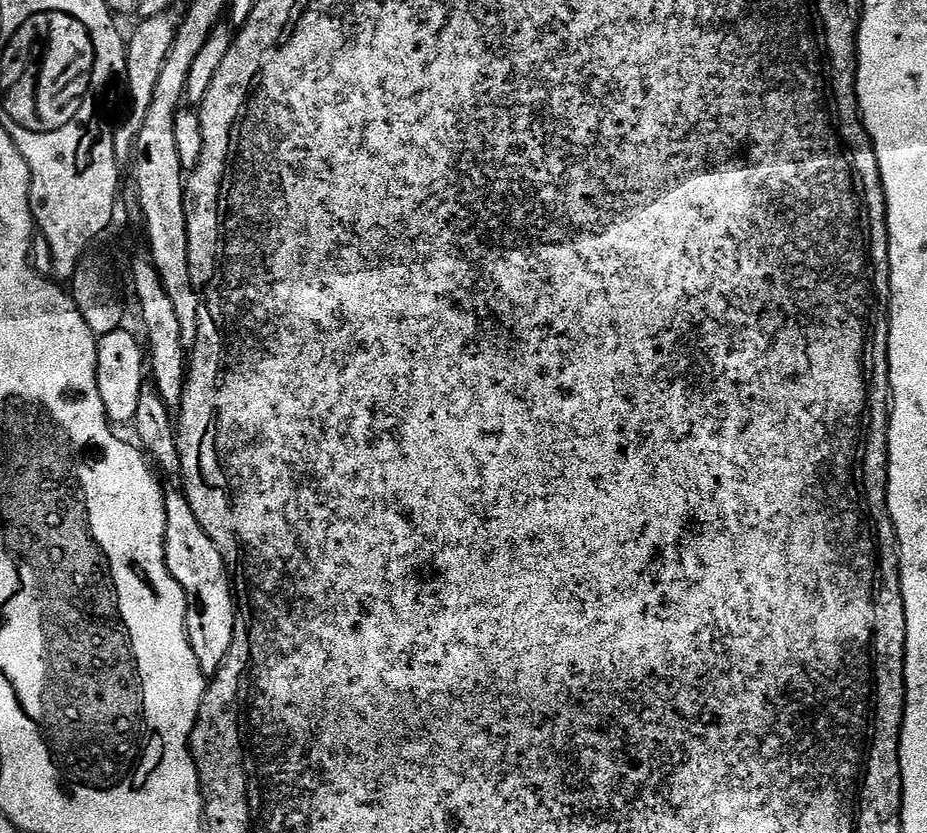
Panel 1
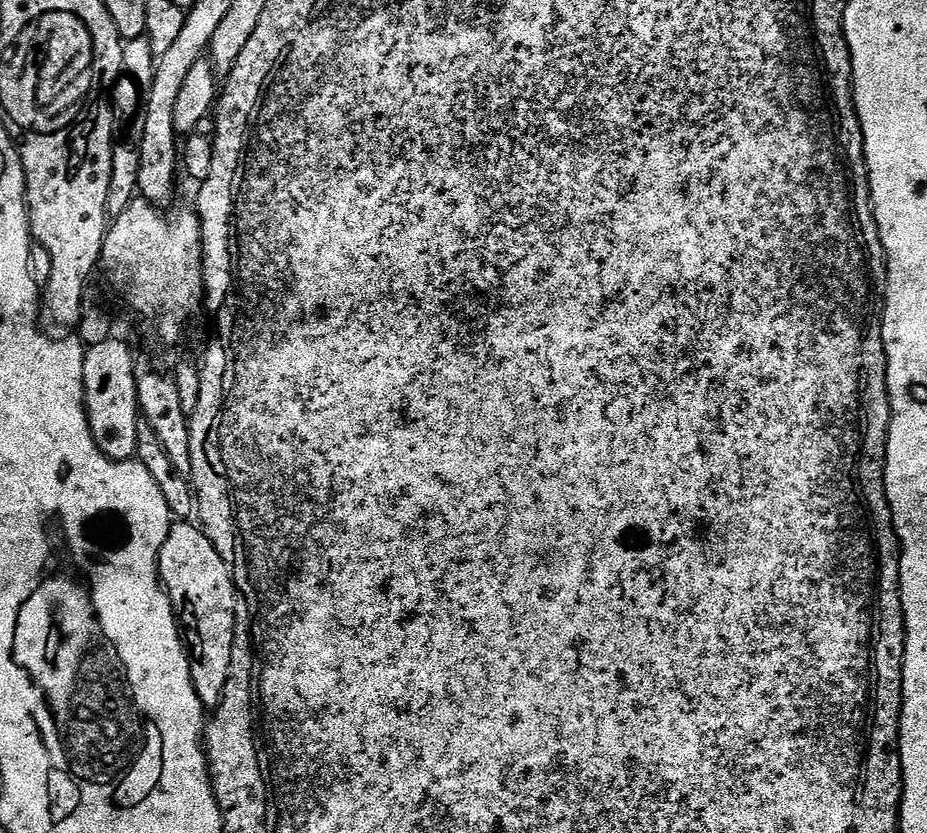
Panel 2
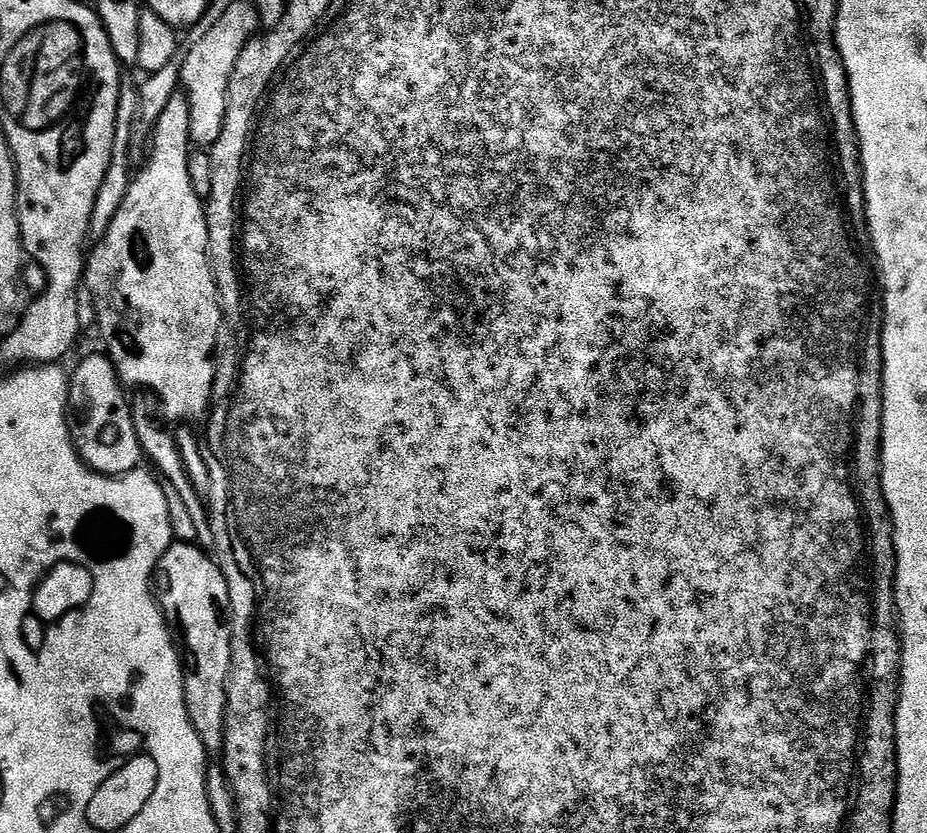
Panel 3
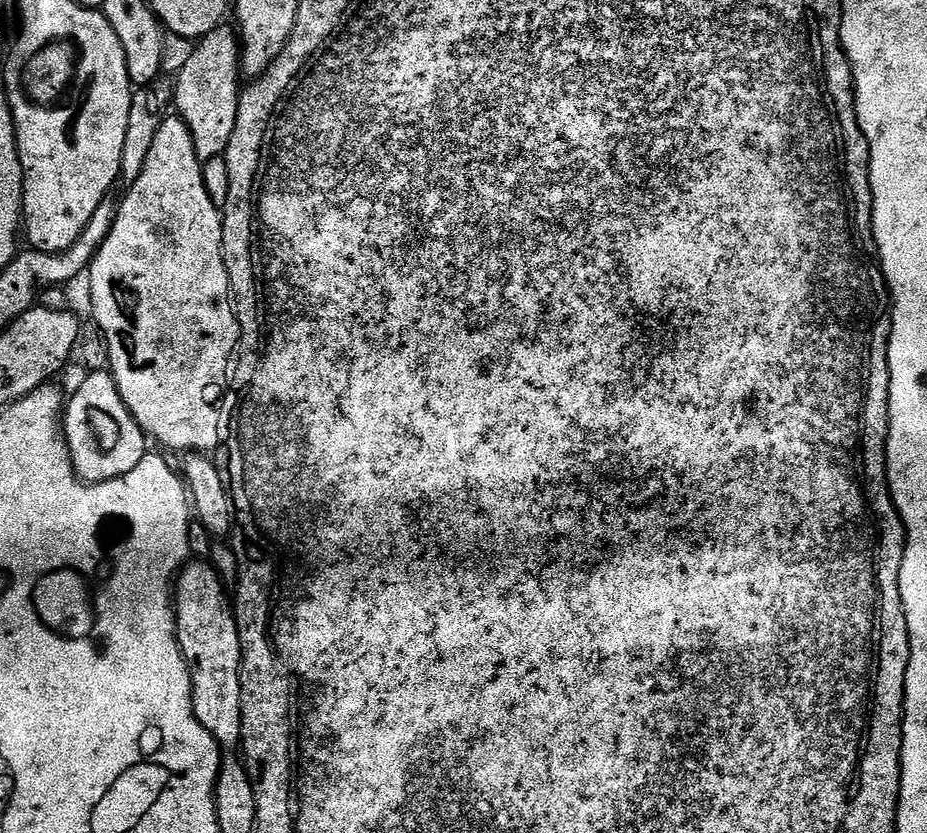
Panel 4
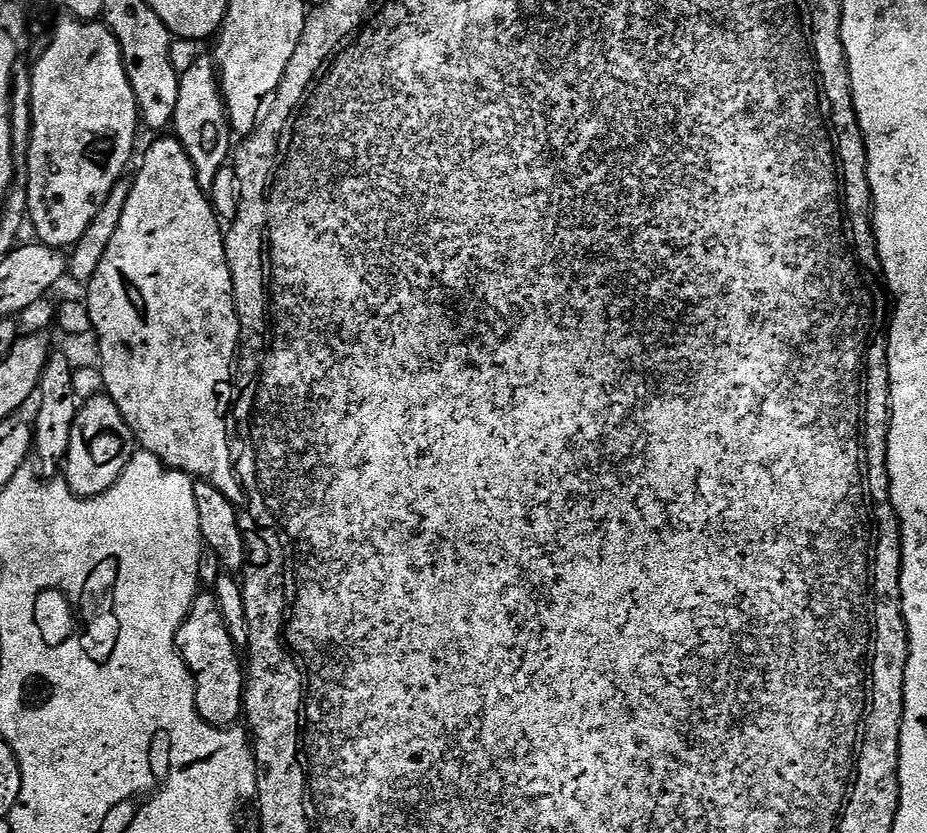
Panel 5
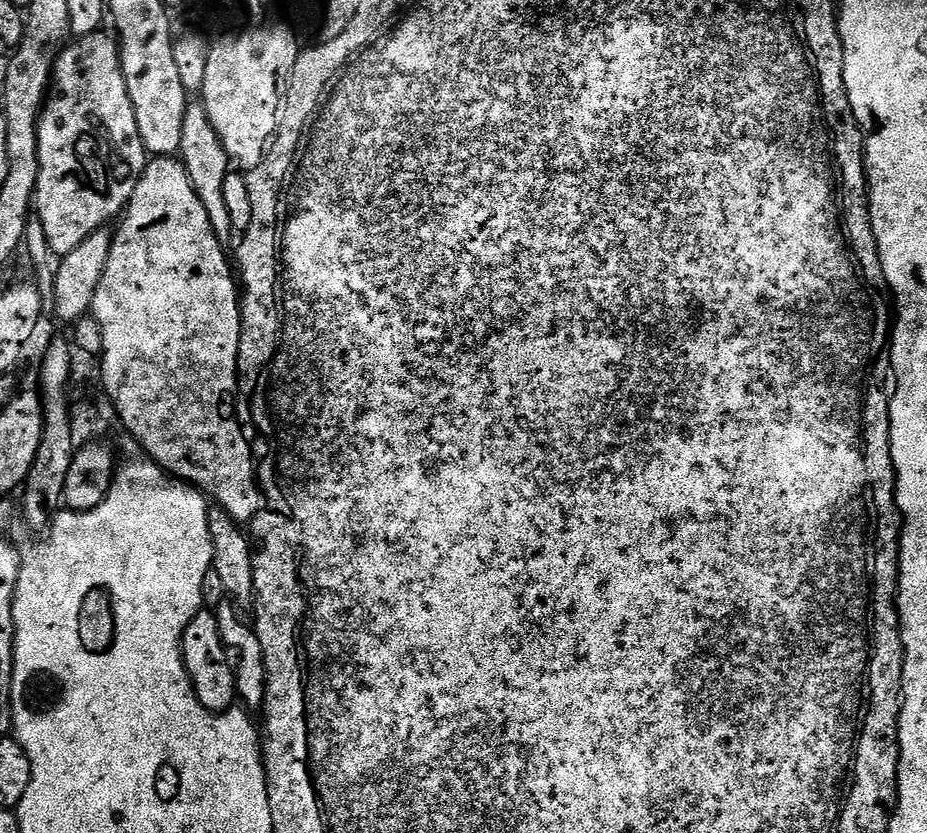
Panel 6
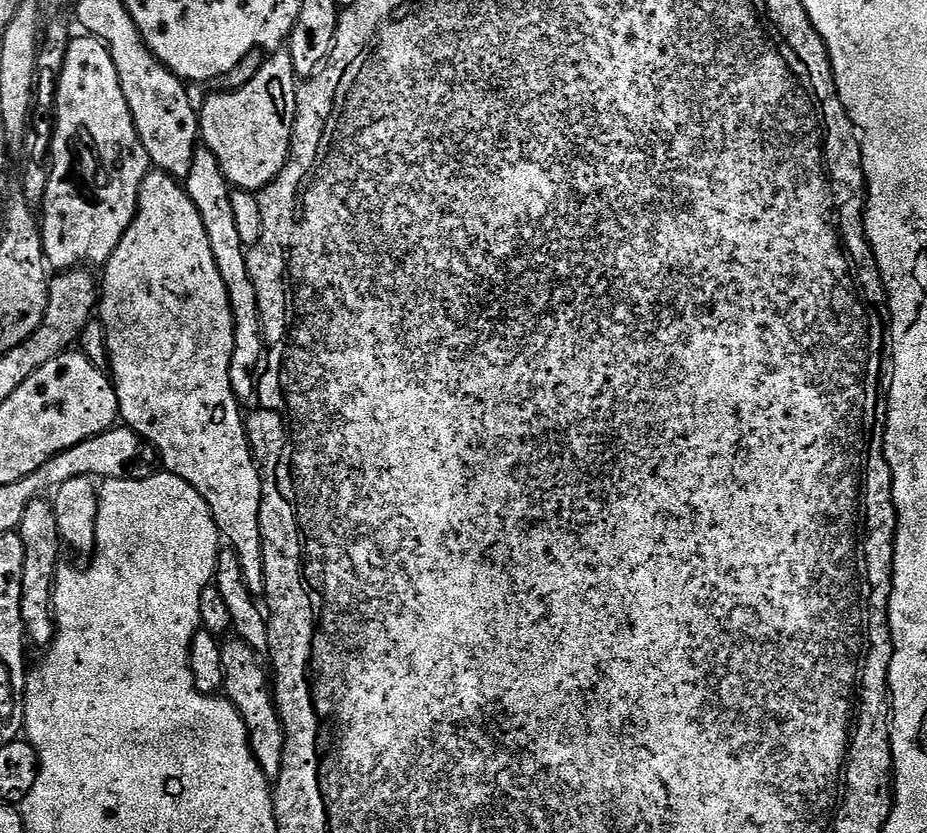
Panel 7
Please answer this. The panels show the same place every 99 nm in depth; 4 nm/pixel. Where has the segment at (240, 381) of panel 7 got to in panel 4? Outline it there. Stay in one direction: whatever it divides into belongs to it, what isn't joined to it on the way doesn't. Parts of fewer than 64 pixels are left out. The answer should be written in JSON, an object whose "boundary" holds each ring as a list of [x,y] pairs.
{"boundary":[[[221,26],[200,37],[190,60],[174,80],[174,108],[186,122],[201,162],[223,157],[238,118],[242,91],[240,37],[235,27],[228,27]]]}

